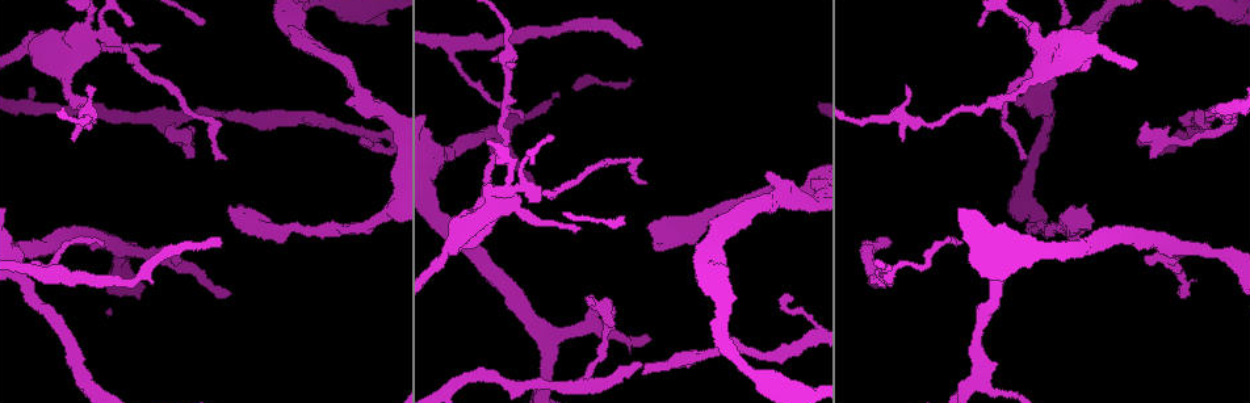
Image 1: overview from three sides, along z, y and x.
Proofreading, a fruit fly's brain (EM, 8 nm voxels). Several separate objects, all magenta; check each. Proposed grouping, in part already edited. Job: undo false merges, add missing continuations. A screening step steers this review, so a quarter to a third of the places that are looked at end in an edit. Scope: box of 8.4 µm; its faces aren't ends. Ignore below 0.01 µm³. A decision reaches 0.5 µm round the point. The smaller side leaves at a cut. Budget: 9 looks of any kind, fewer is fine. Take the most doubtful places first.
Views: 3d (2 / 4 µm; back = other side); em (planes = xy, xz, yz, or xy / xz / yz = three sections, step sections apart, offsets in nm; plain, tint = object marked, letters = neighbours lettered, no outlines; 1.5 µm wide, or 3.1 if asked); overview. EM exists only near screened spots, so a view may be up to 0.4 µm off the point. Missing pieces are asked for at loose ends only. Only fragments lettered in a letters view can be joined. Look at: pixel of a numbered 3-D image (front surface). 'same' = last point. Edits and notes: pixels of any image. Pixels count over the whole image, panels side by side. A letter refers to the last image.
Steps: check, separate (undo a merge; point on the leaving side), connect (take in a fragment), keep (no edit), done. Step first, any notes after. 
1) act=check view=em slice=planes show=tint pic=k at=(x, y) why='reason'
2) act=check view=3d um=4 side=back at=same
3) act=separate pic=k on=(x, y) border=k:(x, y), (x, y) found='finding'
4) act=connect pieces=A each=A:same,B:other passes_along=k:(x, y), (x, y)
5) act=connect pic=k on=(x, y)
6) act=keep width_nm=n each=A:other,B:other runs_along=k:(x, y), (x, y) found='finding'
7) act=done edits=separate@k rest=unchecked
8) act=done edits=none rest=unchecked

act=check view=3d um=2 pic=1 at=(90, 33) why='arms run side by side'

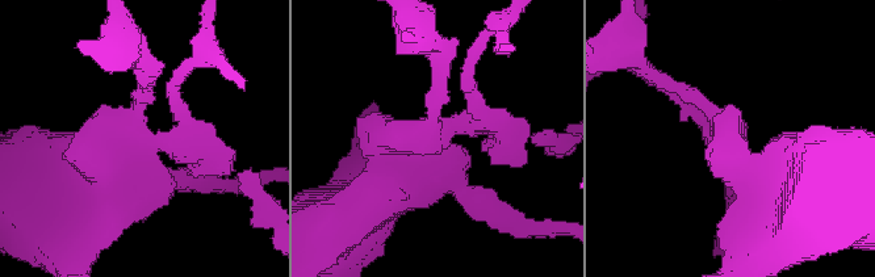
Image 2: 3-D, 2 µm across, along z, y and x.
act=check view=em slice=planes show=letters pic=2 at=(732, 145)

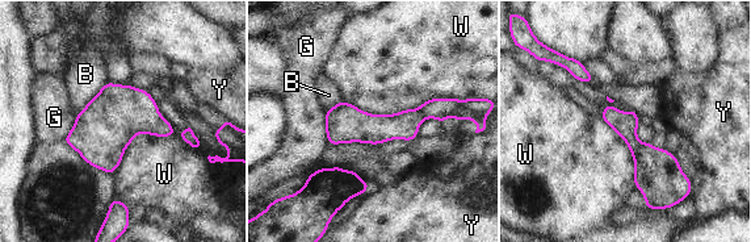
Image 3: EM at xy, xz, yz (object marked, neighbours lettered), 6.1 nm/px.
act=separate pic=3 on=(437, 108) each=B:other,G:other,W:other,Y:other border=3:(418, 109), (426, 117) found='two neurons meet here'

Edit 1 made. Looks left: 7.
act=check view=3d um=4 pic=1 at=(1071, 205) why='long arm stops here'

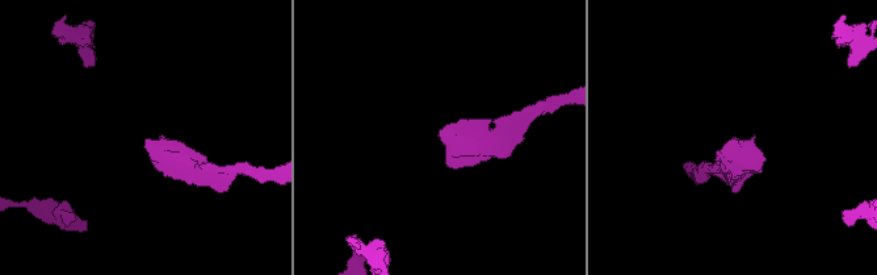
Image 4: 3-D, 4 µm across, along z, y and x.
act=check view=em slice=xz step=8 show=letters pic=4 at=(441, 138) why='shape alone is not enough'

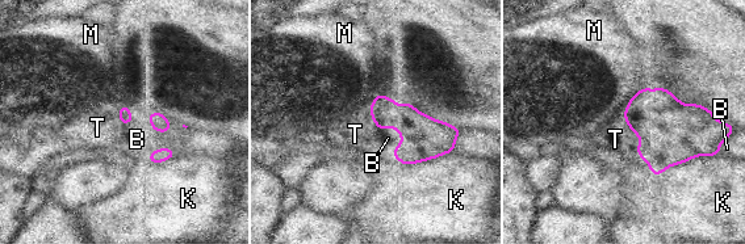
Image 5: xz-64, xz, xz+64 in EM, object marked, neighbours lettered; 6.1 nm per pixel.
act=connect pieces=T each=B:other,K:other,M:other,T:same passes_along=5:(411, 125), (372, 118), (355, 134) found='it goes on there'

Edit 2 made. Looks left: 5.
act=check view=em slice=xz step=8 show=tint pic=1 at=(100, 240) why='branch stops here'

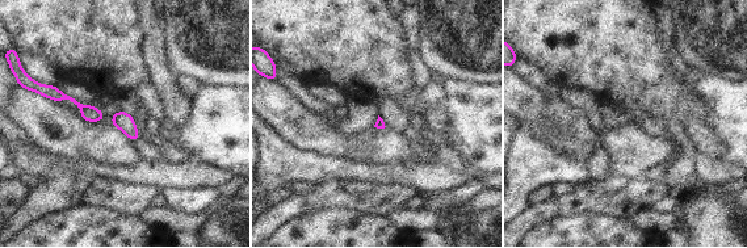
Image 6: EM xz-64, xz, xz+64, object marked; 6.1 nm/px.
act=check view=em slice=planes show=letters at=same why='cut it another way'

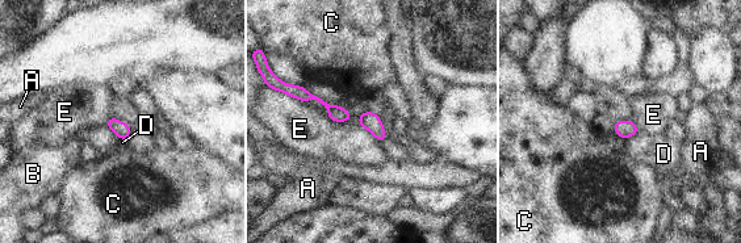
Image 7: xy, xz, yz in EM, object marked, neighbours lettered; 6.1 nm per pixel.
act=keep longest_contact=E:180nm each=A:other,B:other,C:other,D:other,E:other found='no lettered fragment goes on from it'

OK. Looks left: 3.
act=check view=3d um=2 pic=1 at=(31, 270) why='three arms meet'

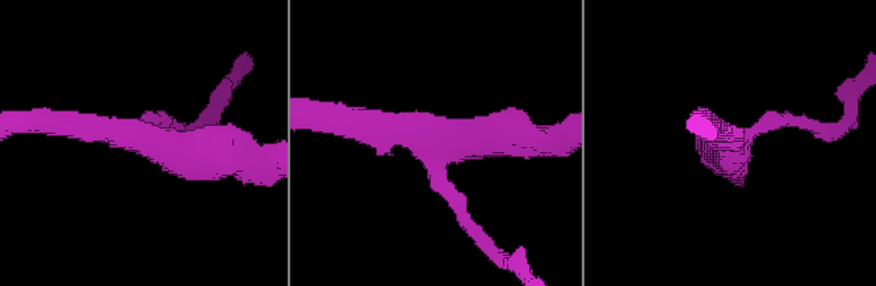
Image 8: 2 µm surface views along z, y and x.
act=check view=em slice=xy step=4 show=tint pic=8 at=(730, 143) why='shape alone is not enough'

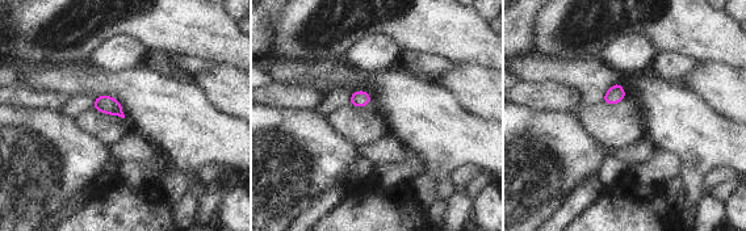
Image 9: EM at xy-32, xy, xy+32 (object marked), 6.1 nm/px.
act=check view=em slice=planes show=letters at=same why='another direction'

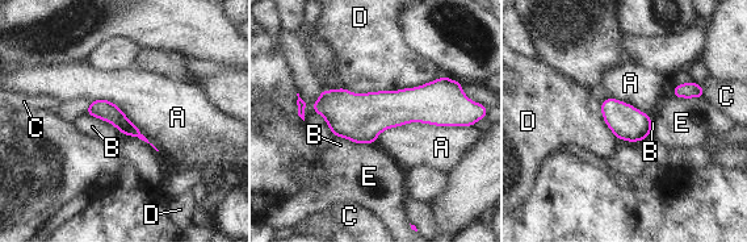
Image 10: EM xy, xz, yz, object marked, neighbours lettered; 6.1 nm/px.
act=keep each=A:other,B:other,C:other,D:other,E:other border=10:(466, 125), (406, 122), (373, 142) found='all the same neuron'

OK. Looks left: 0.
act=done edits=separate@3,connect@5 rest=unchecked

